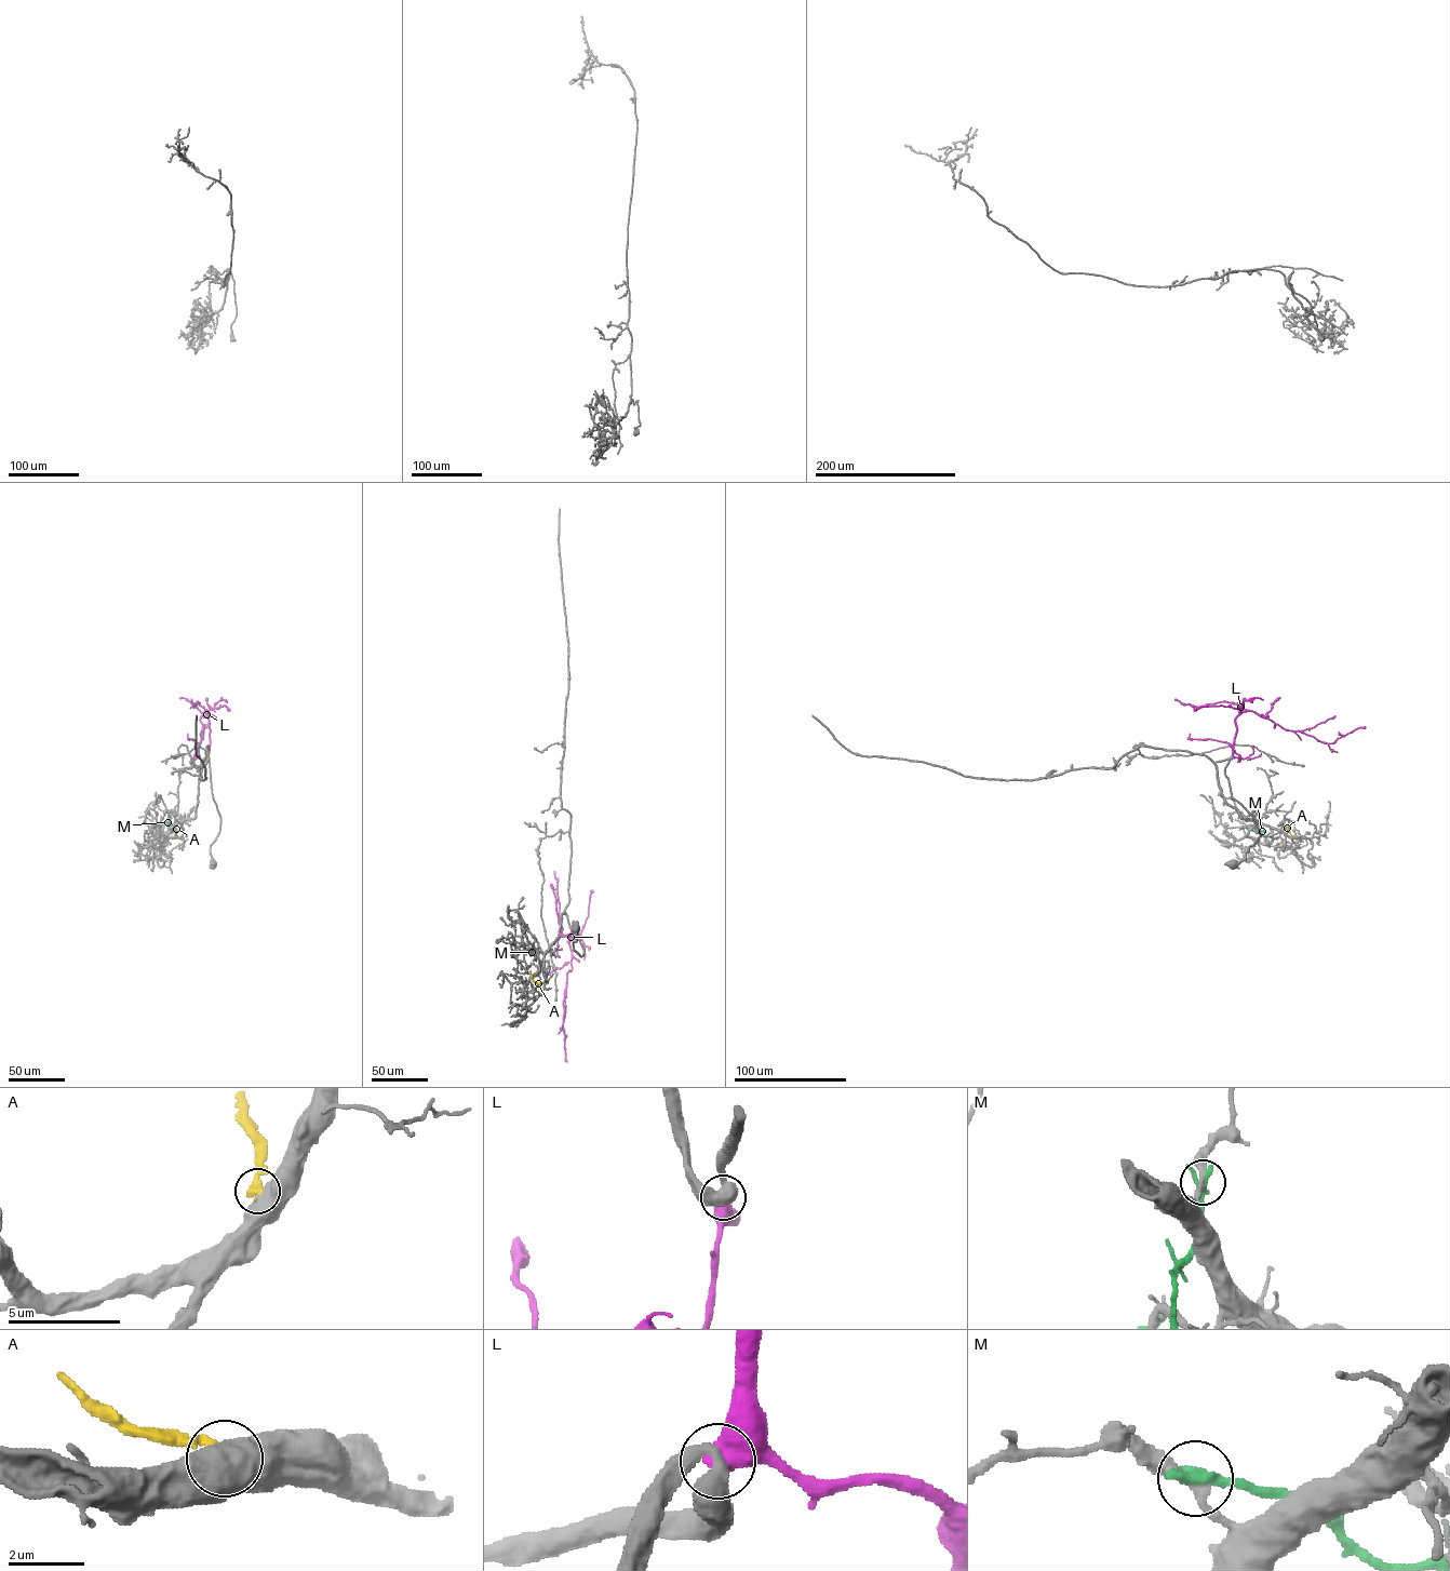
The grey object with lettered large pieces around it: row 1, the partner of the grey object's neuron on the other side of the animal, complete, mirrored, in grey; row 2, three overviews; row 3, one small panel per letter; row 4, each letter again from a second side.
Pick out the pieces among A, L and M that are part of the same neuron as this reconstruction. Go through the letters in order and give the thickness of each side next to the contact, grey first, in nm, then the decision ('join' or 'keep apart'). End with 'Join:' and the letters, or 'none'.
A: 750 nm thick on the grey side, 380 nm on the other; keep apart
L: 400 nm thick on the grey side, 650 nm on the other; keep apart
M: 280 nm thick on the grey side, 400 nm on the other; keep apart
Join: none

